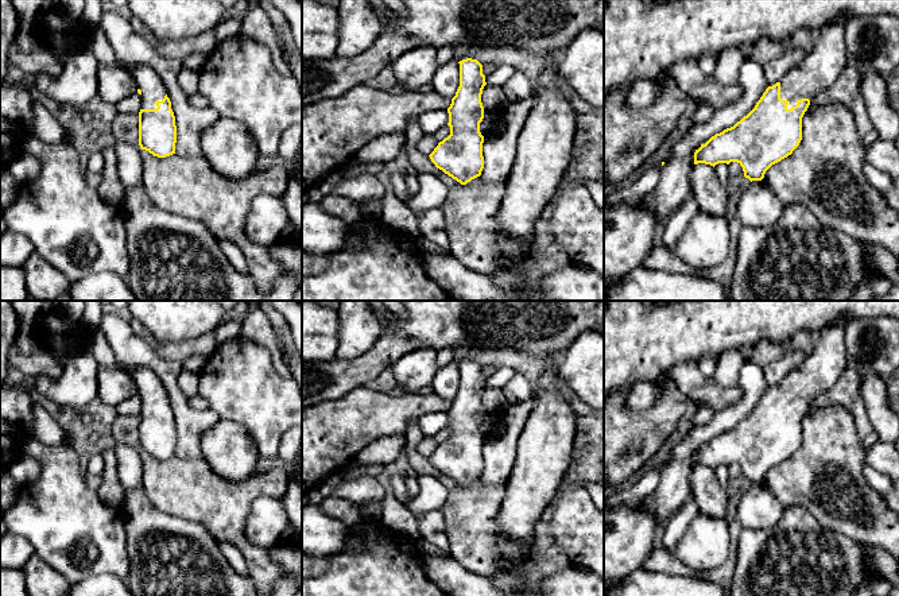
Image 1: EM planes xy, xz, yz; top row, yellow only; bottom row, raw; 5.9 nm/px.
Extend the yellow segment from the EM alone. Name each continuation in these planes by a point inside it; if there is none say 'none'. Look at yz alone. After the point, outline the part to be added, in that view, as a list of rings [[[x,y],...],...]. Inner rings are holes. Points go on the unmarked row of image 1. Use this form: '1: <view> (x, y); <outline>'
1: yz (822, 366); [[[842,321],[819,332],[814,337],[811,351],[805,356],[802,365],[780,380],[780,400],[790,405],[787,411],[795,409],[798,402],[815,399],[836,384],[841,372],[848,365],[845,351],[846,325],[848,321]]]

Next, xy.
1: xy (150, 386); [[[139,367],[132,378],[137,391],[142,392],[142,411],[156,411],[155,403],[162,403],[166,398],[164,388],[154,371],[147,367]]]

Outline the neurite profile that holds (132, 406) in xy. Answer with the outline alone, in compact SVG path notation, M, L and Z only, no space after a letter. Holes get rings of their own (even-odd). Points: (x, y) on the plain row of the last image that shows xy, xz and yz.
M137 394L125 399L120 405L116 406L119 415L139 415L142 411L142 400Z

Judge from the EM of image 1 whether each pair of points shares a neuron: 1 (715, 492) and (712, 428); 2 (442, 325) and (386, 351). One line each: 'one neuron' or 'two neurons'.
1: two neurons
2: one neuron

